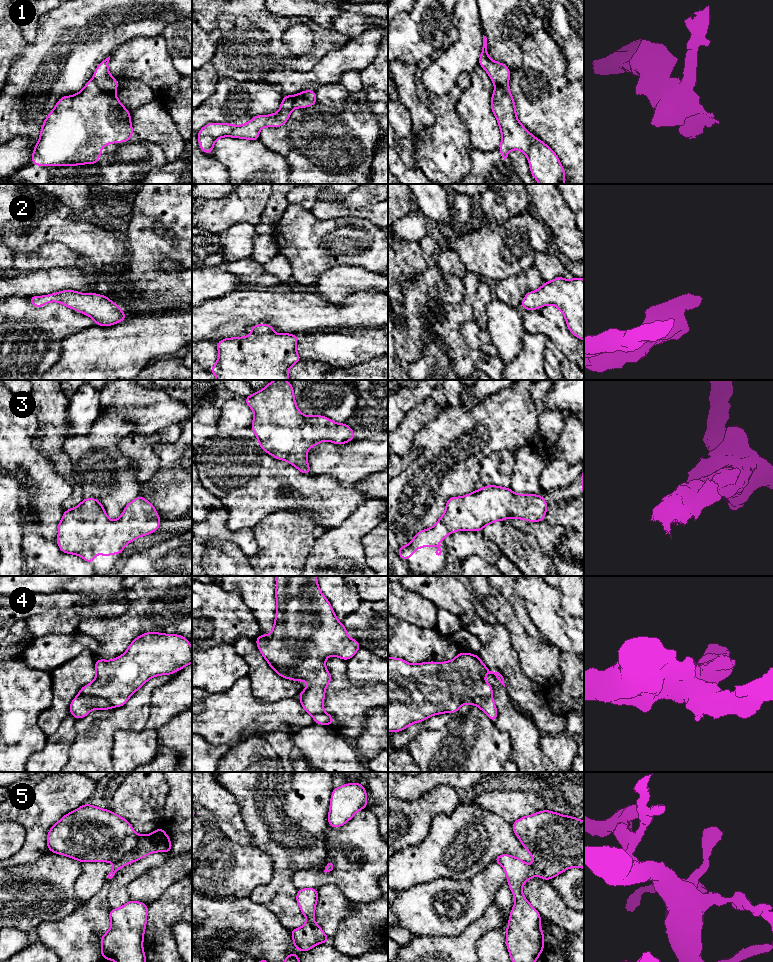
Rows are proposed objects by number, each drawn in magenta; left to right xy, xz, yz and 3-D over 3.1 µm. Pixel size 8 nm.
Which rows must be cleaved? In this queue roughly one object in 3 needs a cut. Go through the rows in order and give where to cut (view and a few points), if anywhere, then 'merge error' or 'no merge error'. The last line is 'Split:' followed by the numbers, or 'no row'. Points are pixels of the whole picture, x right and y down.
1: xy (92, 79), (101, 88), (114, 92) | merge error
2: no cut | no merge error
3: no cut | no merge error
4: xz (268, 662), (274, 665), (292, 665), (292, 676), (295, 679) | merge error
5: no cut | no merge error
Split: 1, 4

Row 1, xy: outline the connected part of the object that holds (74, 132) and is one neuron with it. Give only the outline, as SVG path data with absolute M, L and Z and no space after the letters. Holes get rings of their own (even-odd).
M93 79L72 96L63 96L48 114L32 153L36 166L70 166L96 164L101 149L110 143L127 142L133 135L131 113L121 104L115 92L101 89Z

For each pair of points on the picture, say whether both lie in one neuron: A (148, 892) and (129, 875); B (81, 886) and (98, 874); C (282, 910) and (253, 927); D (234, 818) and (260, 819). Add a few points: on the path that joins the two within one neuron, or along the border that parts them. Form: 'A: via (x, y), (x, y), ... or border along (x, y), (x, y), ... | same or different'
A: border along (155, 866), (129, 883), (129, 899) | different
B: via (85, 886), (94, 877) | same
C: border along (254, 901), (264, 905), (289, 930) | different
D: border along (234, 796), (244, 826), (254, 839) | different

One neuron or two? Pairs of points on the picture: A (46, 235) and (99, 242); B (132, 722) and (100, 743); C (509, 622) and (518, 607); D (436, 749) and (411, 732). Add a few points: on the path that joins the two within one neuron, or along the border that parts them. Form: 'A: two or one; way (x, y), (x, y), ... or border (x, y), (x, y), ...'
A: one; way (59, 235), (74, 235), (86, 239)
B: one; way (123, 722), (117, 722), (105, 734)
C: two; border (500, 594), (512, 606), (514, 613), (527, 633)
D: two; border (438, 729), (422, 729), (406, 746)

